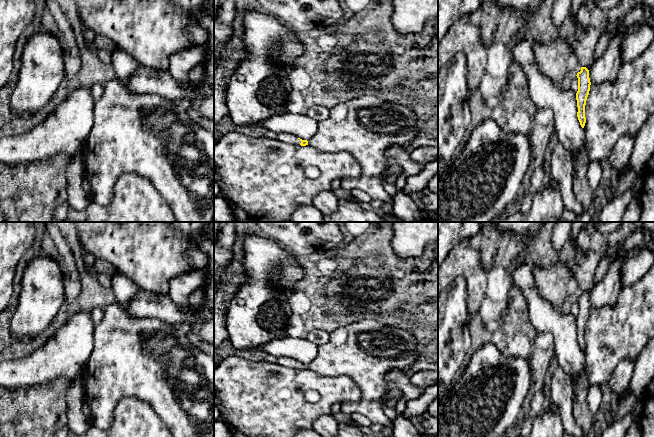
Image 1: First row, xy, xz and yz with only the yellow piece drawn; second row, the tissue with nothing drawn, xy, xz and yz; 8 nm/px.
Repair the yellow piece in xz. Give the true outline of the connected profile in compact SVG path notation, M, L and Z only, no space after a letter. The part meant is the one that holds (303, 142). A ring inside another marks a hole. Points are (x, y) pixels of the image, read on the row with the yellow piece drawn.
M285 133L277 134L276 139L281 142L295 144L295 145L301 145L301 146L308 145L307 140L299 139L298 137L296 137L292 134L285 134Z

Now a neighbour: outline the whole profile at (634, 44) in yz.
M649 25L629 33L622 42L621 60L628 63L639 57L654 40L654 29Z

